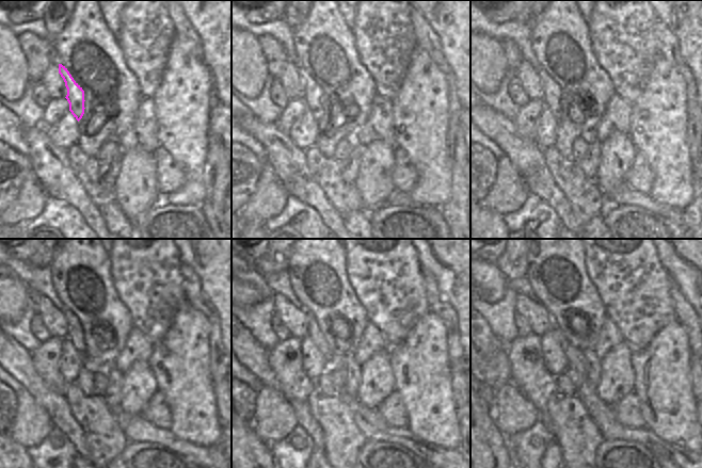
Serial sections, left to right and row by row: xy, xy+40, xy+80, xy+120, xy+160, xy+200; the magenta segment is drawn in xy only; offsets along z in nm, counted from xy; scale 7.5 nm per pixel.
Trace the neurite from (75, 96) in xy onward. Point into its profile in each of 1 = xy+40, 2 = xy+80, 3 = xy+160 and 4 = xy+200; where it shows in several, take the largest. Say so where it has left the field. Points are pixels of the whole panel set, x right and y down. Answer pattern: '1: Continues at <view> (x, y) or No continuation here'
1: Continues at xy+40 (314, 98)
2: Continues at xy+80 (552, 93)
3: Continues at xy+160 (334, 361)
4: Continues at xy+200 (602, 414)

